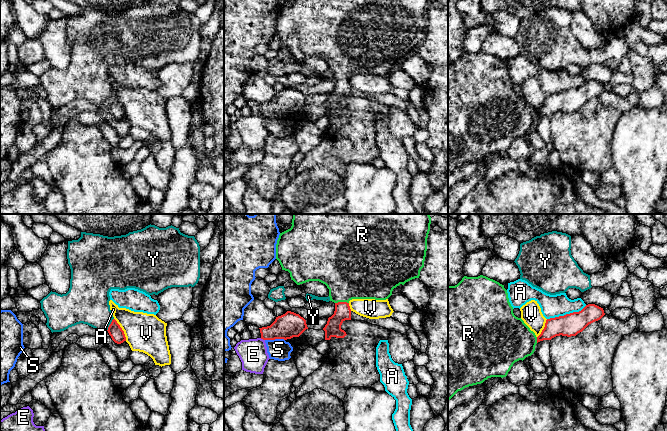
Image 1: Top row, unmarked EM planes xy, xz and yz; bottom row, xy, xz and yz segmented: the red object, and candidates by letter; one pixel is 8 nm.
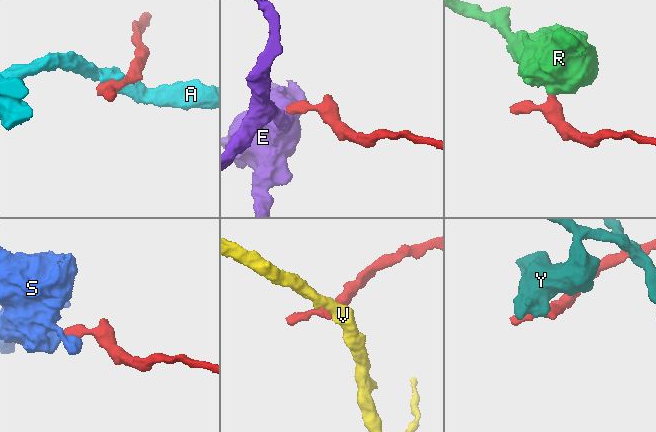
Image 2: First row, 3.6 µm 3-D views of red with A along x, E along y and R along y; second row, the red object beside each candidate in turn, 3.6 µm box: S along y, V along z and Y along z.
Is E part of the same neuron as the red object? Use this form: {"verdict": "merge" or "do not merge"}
{"verdict": "do not merge"}

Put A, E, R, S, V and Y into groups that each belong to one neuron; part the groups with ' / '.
A / E / R / S / V / Y

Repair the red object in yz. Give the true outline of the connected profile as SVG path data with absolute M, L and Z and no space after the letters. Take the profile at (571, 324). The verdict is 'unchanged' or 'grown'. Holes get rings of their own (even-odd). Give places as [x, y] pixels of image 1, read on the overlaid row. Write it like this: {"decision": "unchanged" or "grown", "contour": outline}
{"decision": "grown", "contour": "M483 275L464 276L457 285L448 286L448 400L458 391L488 378L506 377L515 362L534 353L538 342L560 335L576 336L604 315L603 308L588 304L579 312L547 319L537 337L514 315L504 285Z"}

